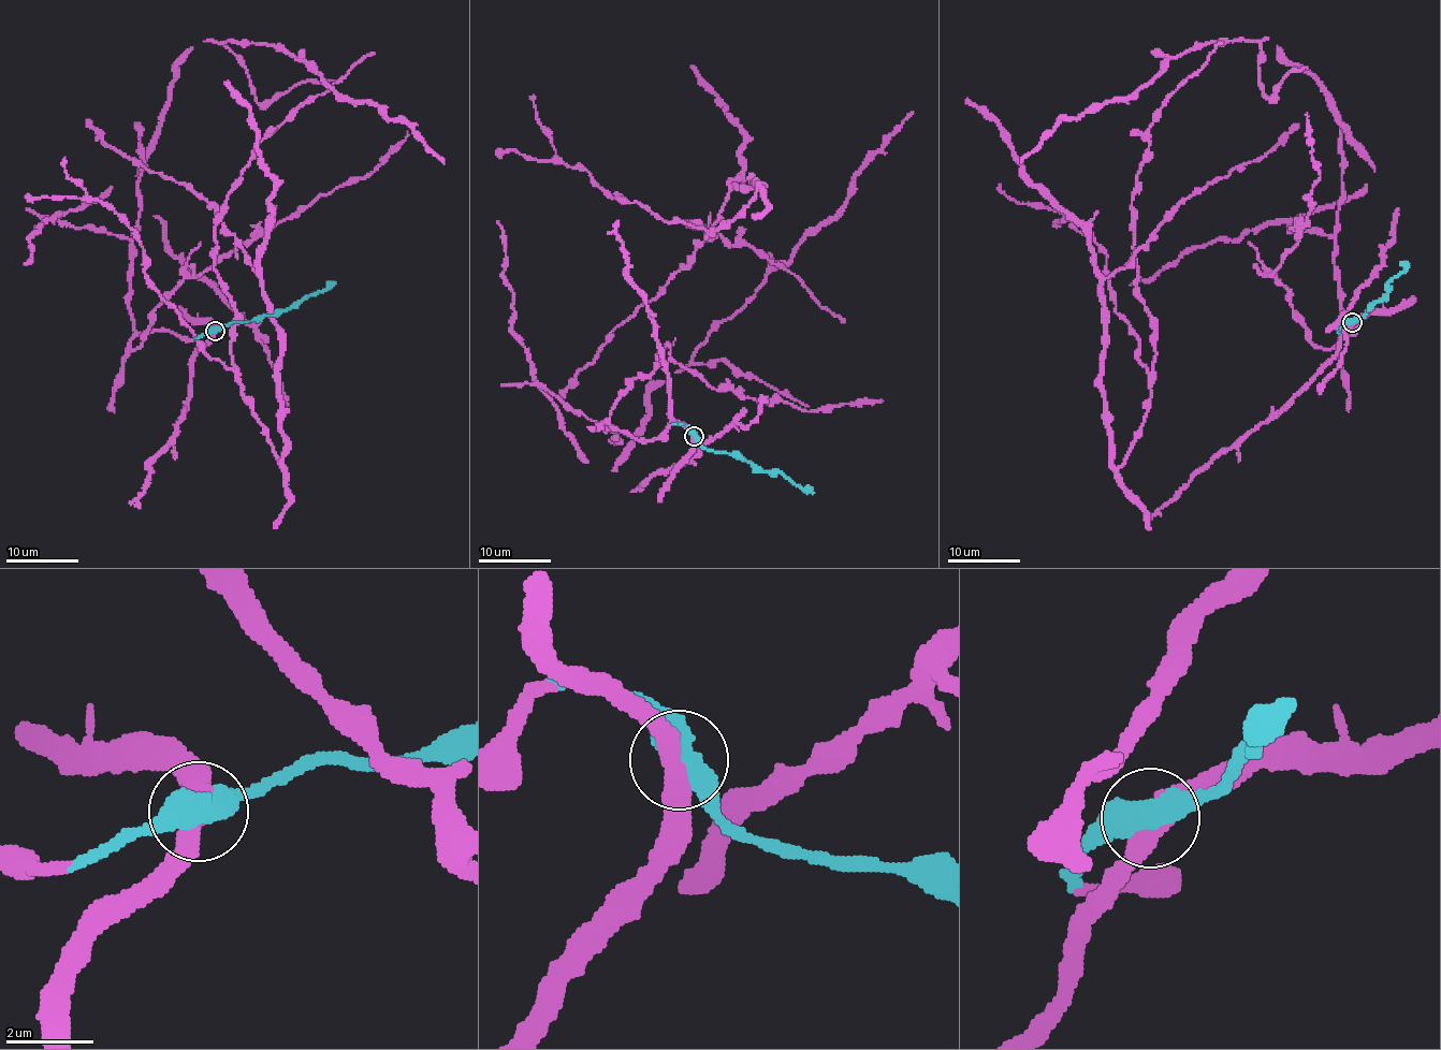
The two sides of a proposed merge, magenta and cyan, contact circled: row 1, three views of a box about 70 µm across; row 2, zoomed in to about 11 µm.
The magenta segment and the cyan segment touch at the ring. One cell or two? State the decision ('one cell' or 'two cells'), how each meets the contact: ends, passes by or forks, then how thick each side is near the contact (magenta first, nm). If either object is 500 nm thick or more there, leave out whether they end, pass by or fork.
one cell; 460 nm thick on the magenta side, 550 nm on the other

